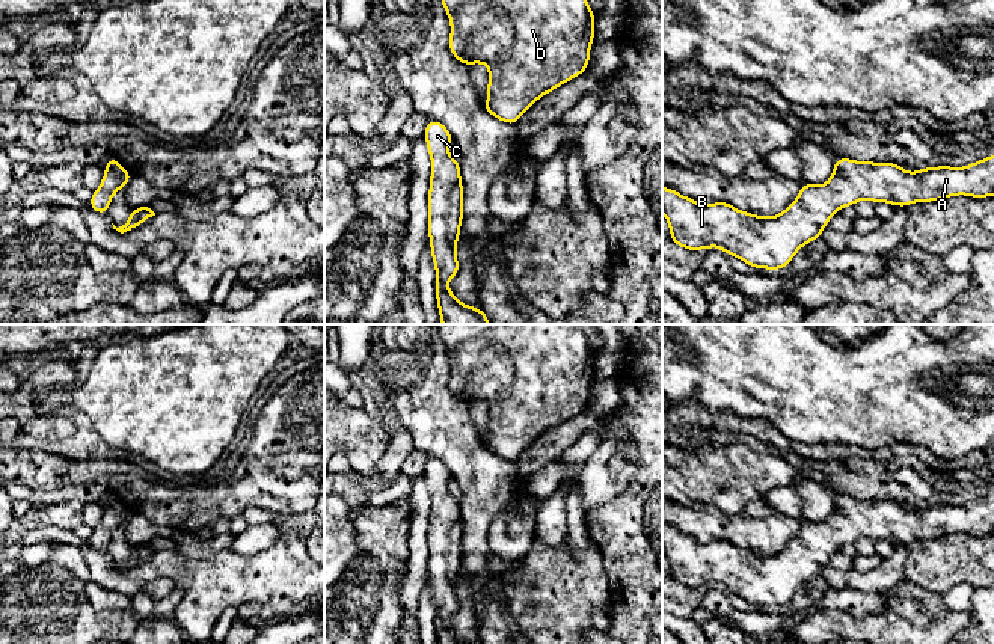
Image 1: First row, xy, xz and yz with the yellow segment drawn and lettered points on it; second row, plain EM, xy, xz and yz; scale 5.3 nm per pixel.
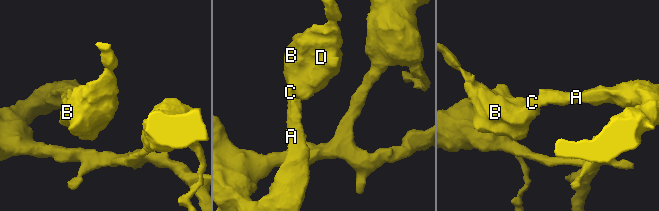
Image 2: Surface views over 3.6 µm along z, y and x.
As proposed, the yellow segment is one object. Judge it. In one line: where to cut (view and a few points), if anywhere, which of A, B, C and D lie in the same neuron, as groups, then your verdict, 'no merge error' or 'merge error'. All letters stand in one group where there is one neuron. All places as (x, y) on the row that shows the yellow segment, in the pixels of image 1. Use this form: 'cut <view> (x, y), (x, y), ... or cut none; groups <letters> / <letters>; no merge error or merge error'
cut none; groups A B C D; no merge error

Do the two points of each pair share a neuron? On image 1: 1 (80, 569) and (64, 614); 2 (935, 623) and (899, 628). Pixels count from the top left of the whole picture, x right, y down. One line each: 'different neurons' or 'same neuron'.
1: different neurons
2: same neuron

